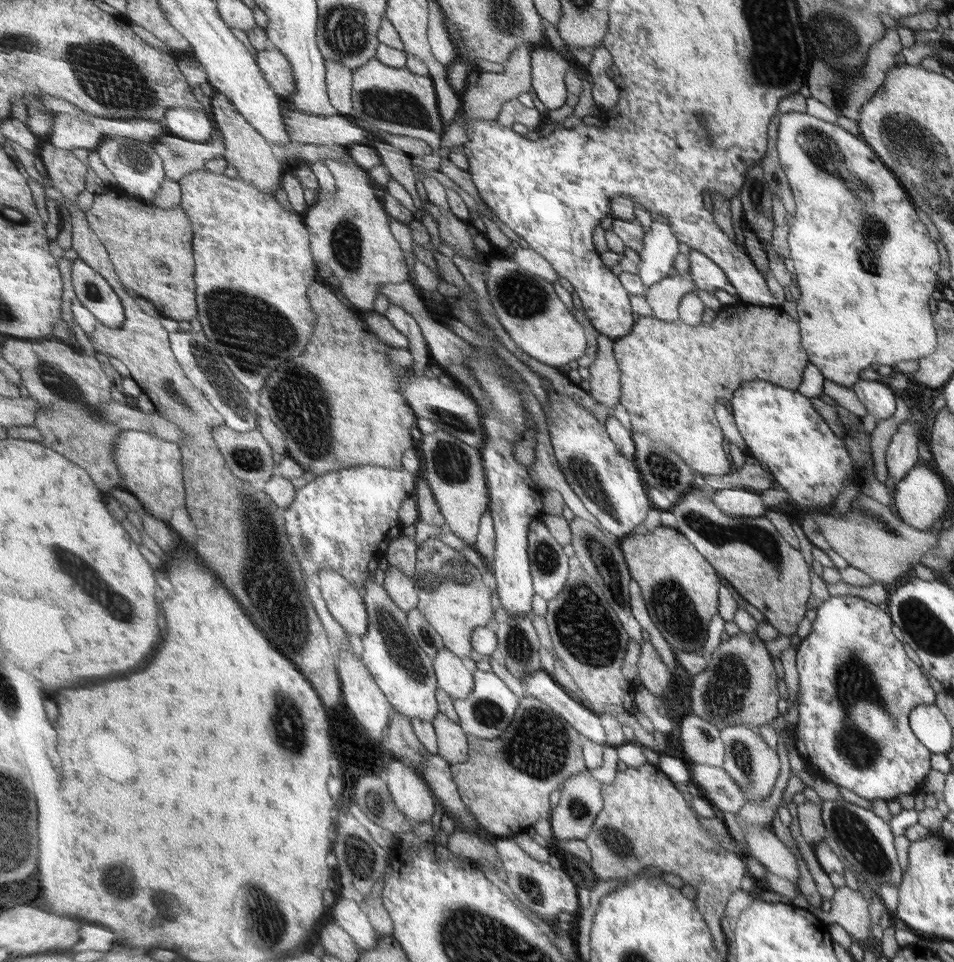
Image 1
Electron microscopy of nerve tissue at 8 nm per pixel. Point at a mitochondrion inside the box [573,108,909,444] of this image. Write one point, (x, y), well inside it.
(874, 231)

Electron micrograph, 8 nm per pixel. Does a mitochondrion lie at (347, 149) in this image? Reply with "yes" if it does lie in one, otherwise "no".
no

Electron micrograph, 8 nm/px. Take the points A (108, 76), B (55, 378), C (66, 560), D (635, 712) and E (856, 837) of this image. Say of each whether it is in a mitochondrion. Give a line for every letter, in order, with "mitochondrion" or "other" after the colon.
A: mitochondrion
B: mitochondrion
C: mitochondrion
D: other
E: mitochondrion

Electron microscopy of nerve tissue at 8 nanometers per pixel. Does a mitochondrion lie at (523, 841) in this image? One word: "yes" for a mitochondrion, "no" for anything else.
no

